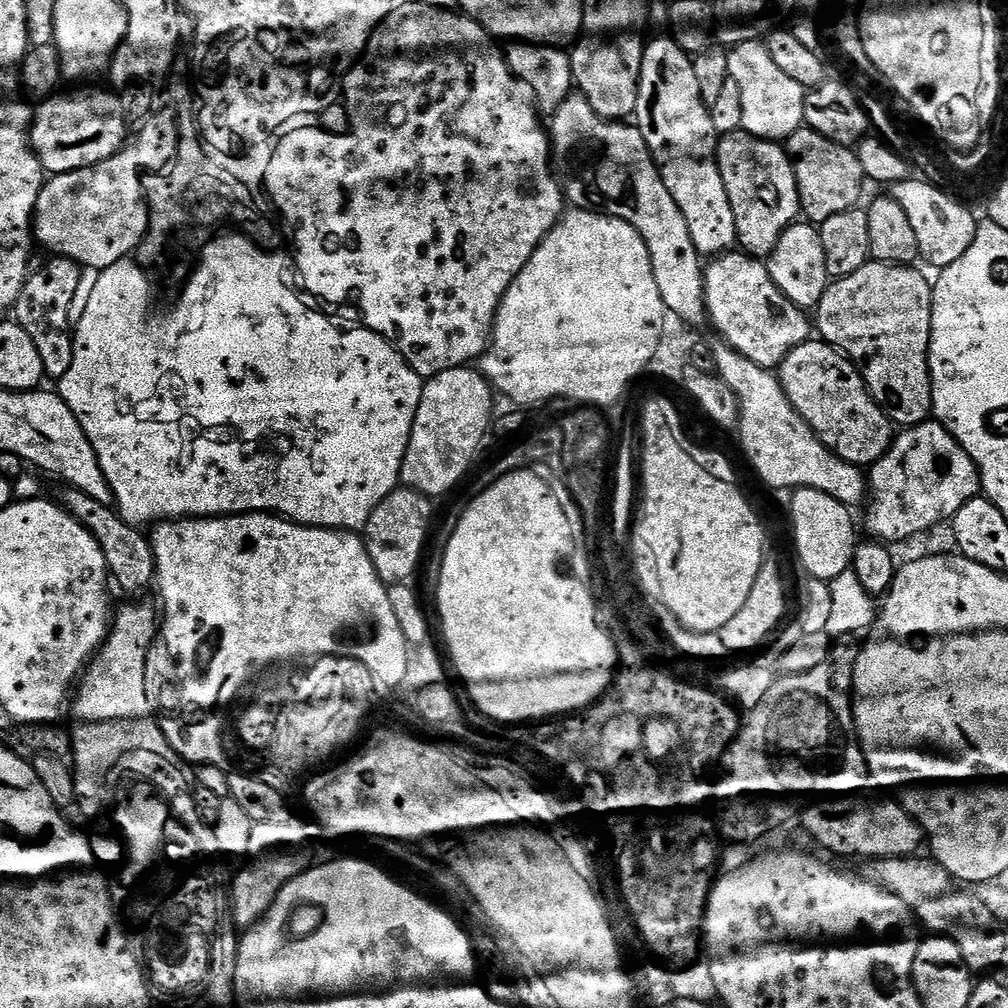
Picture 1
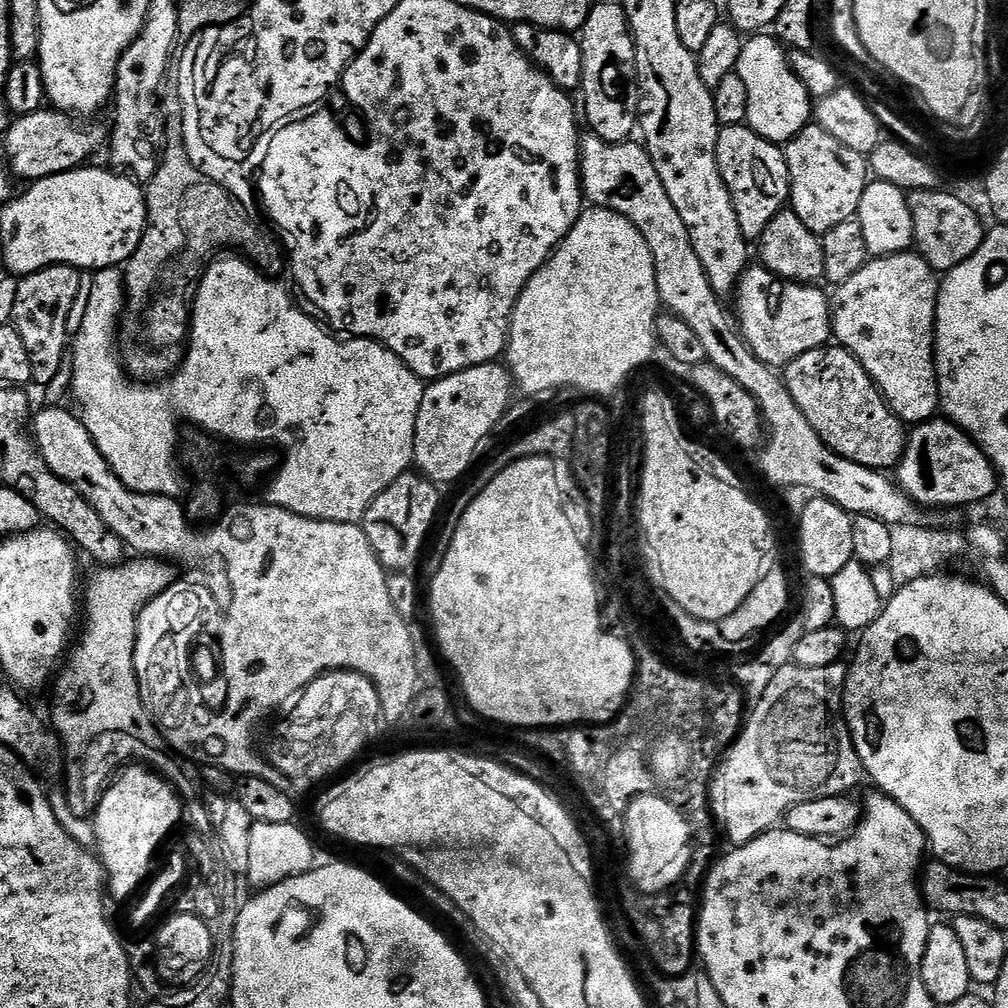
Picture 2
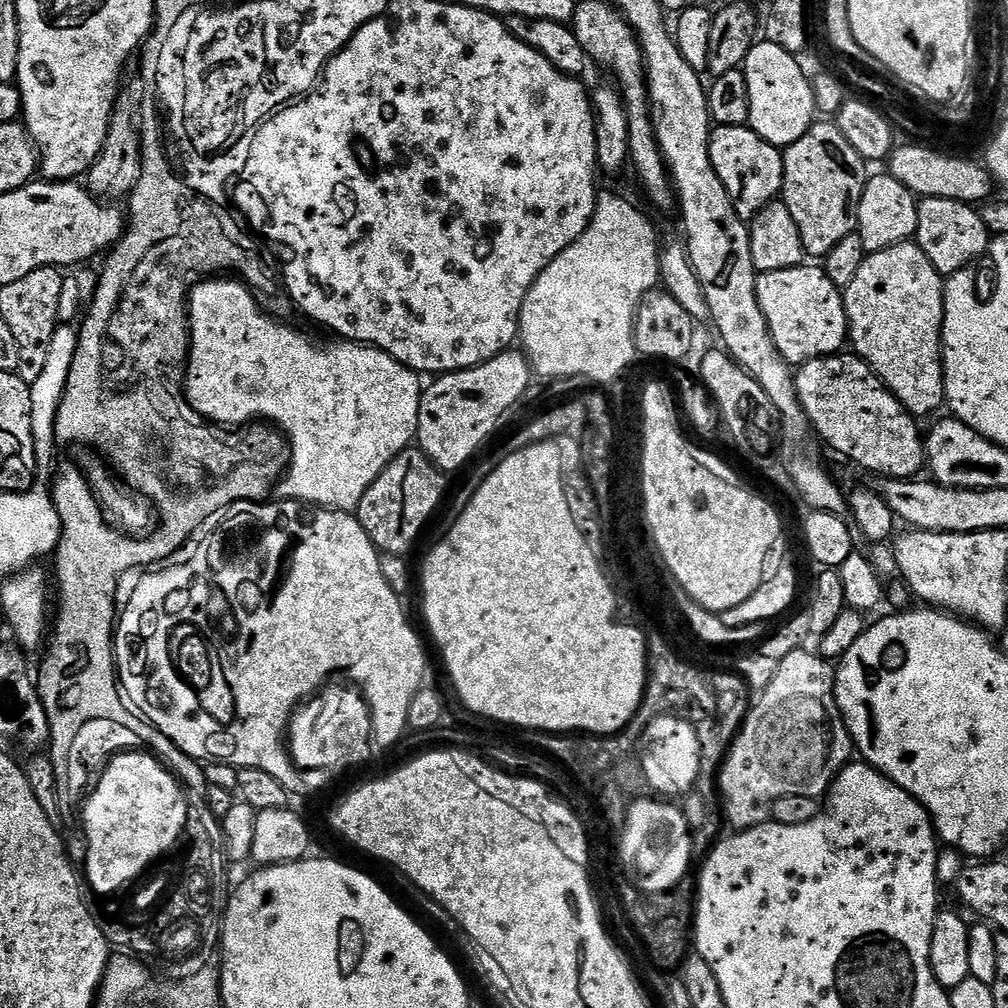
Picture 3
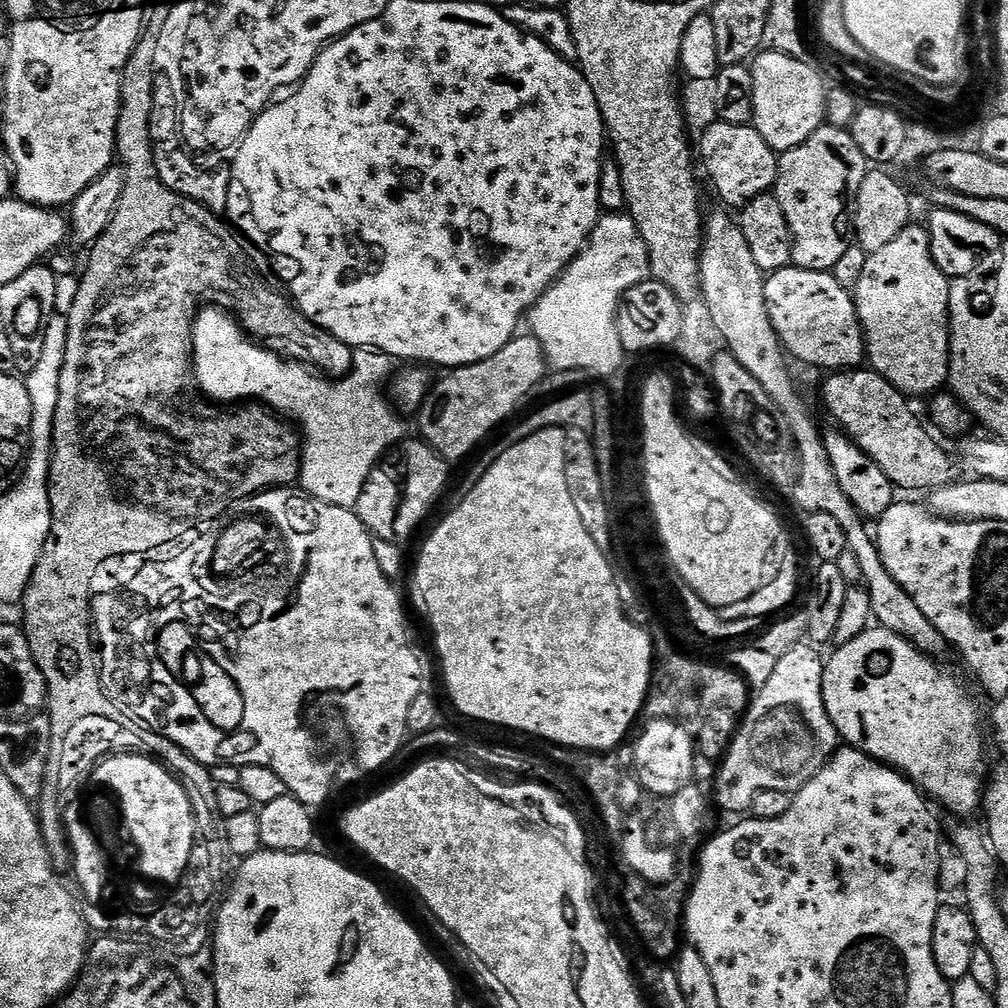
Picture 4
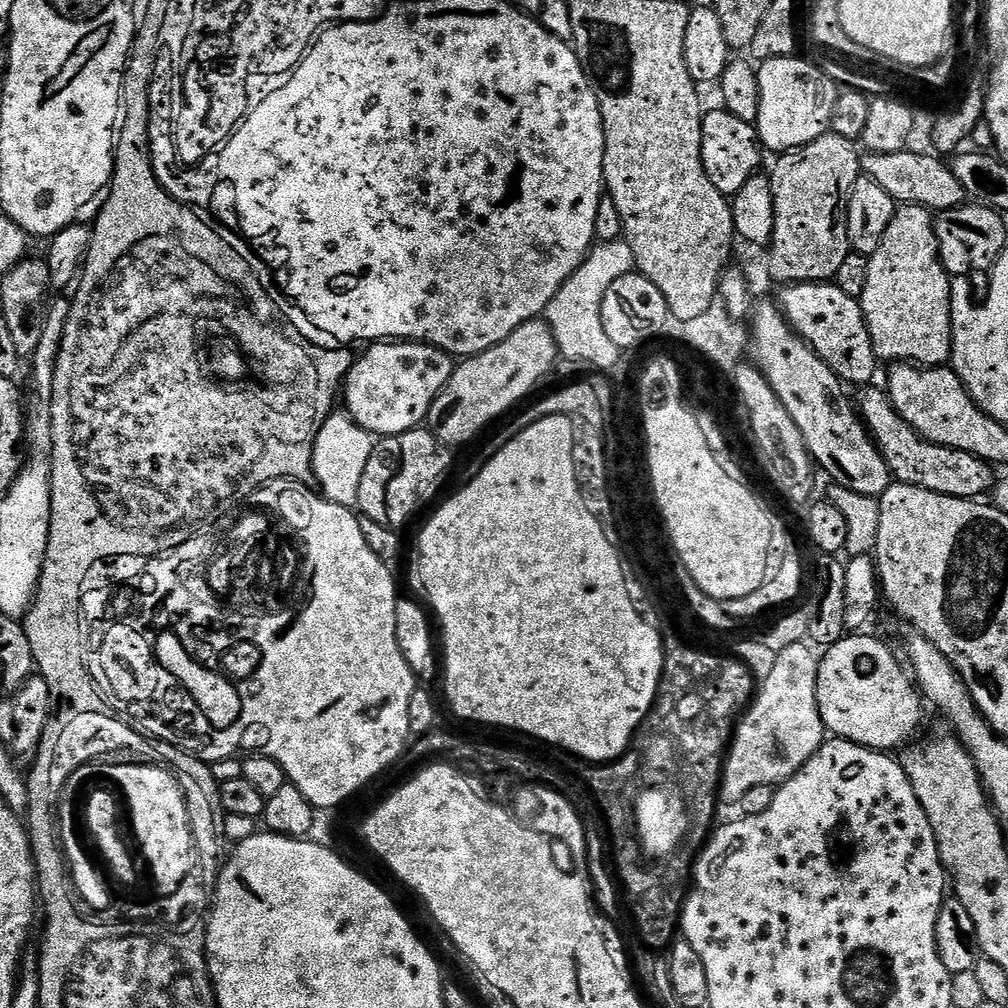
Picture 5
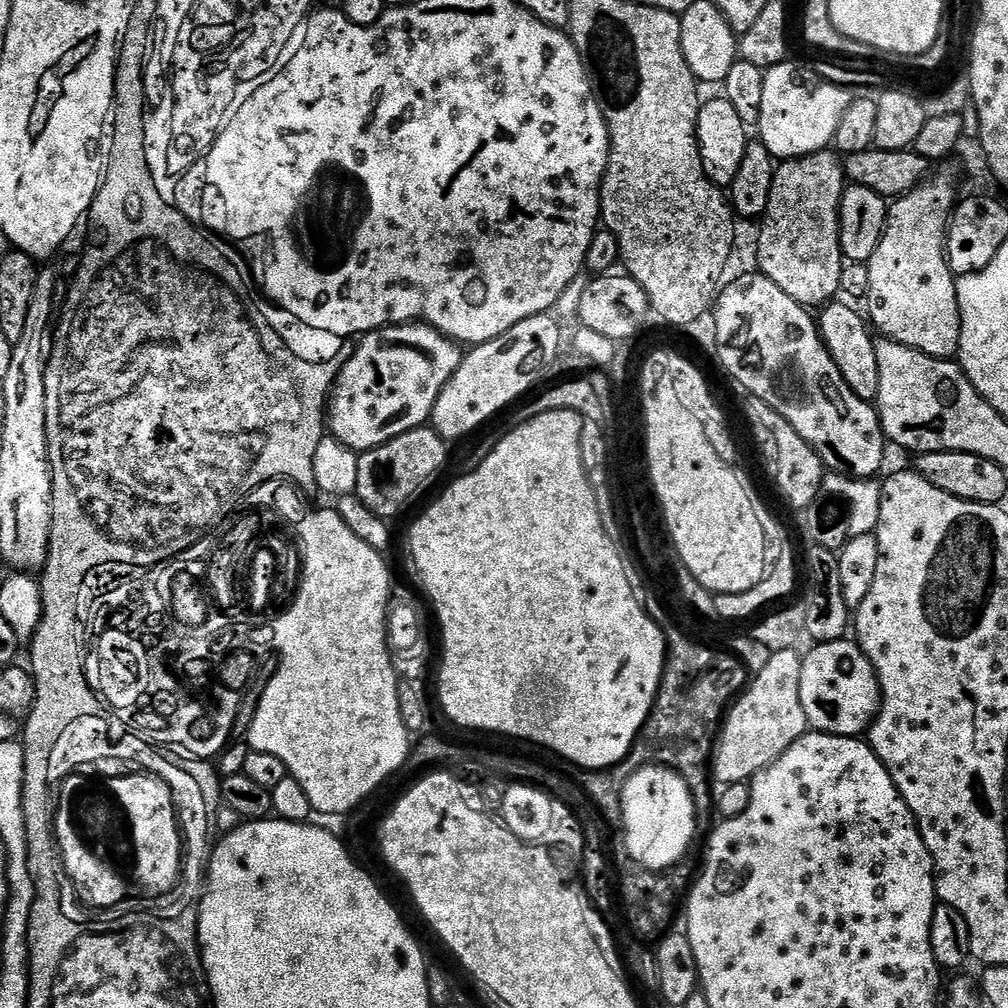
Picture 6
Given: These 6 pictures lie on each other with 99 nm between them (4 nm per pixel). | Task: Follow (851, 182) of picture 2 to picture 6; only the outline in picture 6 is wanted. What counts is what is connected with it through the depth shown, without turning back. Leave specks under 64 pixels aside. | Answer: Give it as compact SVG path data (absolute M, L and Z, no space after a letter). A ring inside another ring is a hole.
M825 150L783 161L774 174L770 202L758 224L760 237L756 240L755 267L761 276L770 278L774 286L780 287L785 294L790 294L790 298L794 298L794 302L809 310L819 310L841 295L840 283L846 261L840 249L840 203L845 187L844 166L835 151Z

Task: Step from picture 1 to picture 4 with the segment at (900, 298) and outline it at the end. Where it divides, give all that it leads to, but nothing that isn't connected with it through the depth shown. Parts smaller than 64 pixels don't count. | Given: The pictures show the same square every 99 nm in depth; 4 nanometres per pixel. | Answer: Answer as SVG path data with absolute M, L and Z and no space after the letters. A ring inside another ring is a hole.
M916 222L909 223L902 234L894 238L894 242L889 242L887 246L882 246L882 250L871 253L866 262L866 270L854 289L854 299L860 325L864 327L866 360L871 371L886 378L886 382L890 382L909 398L928 398L939 393L943 389L940 387L948 384L948 367L952 353L948 314L950 280L934 262L927 227L920 225L919 228Z

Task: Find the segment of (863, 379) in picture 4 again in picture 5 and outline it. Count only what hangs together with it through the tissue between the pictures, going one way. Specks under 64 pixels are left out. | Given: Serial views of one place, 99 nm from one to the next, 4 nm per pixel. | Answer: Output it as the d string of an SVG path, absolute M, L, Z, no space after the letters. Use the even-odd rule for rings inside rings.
M861 387L860 397L855 397L854 404L877 450L891 470L893 481L963 500L984 498L987 492L989 495L993 491L998 479L997 469L993 465L980 456L966 454L966 450L938 446L922 438L900 417L887 391L883 387L876 387Z

